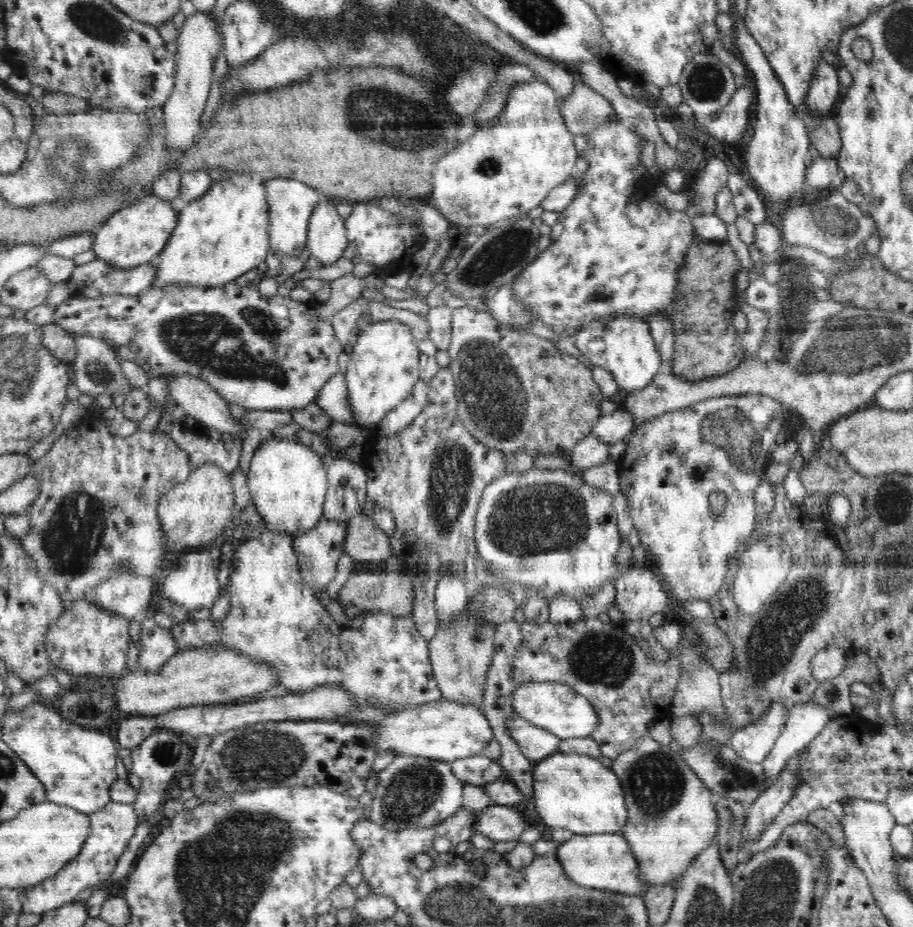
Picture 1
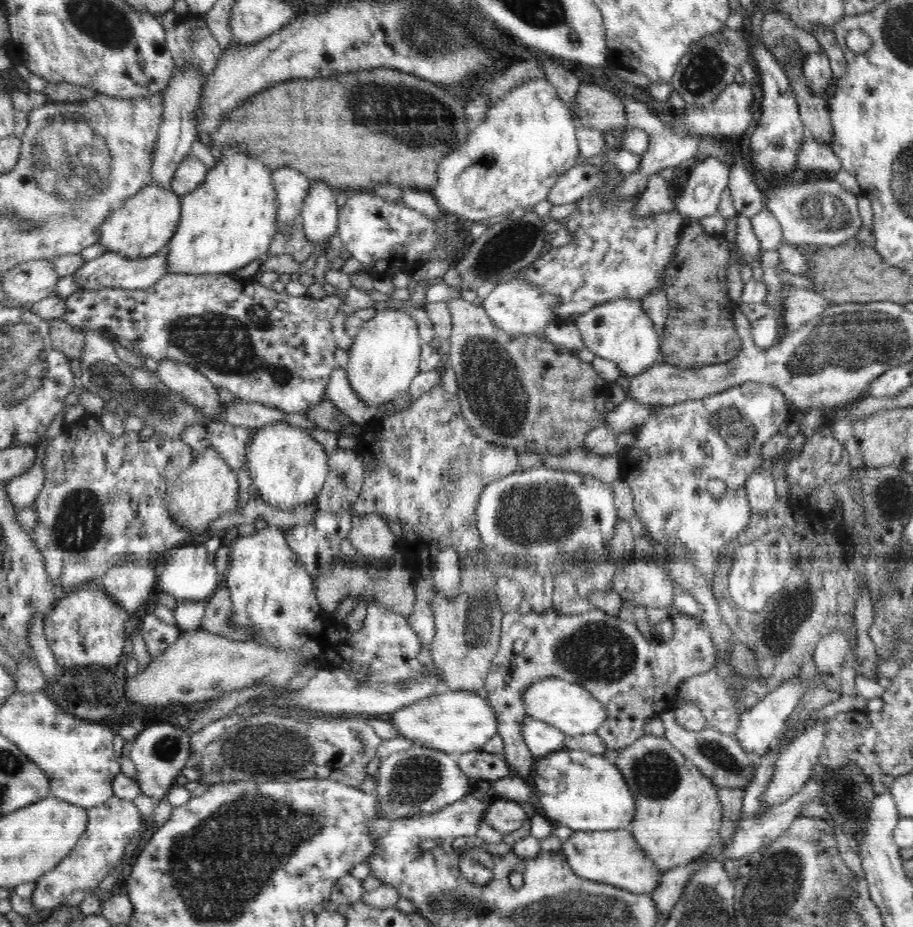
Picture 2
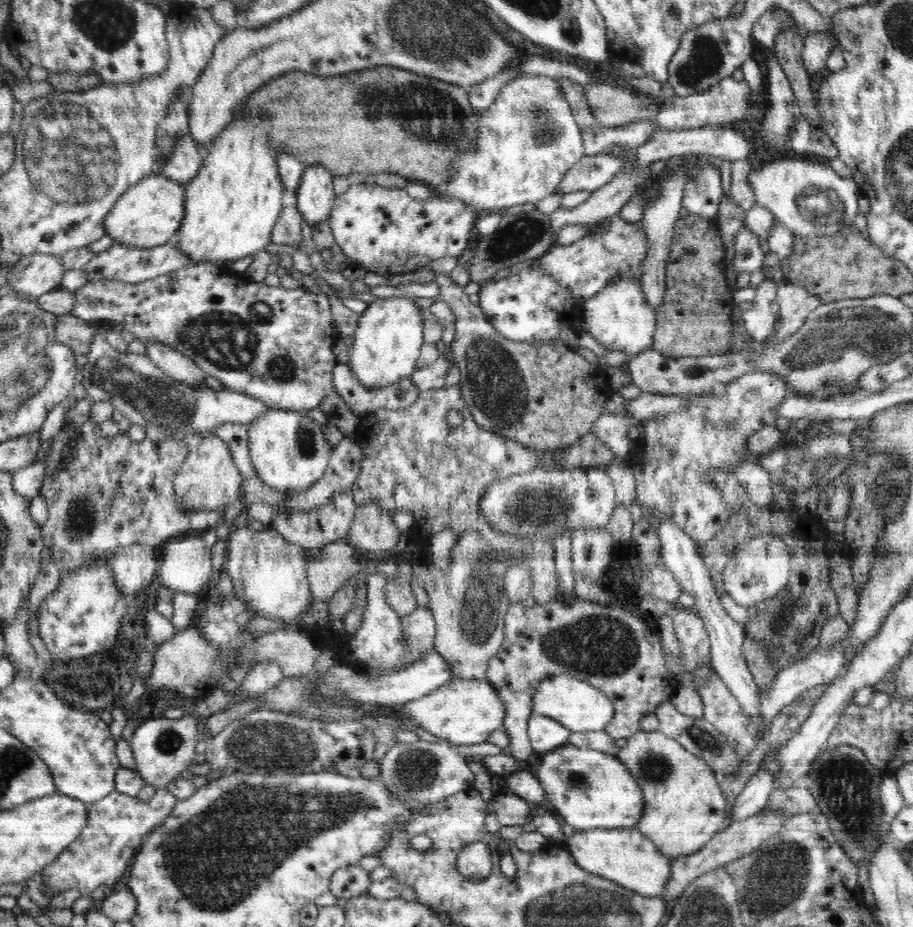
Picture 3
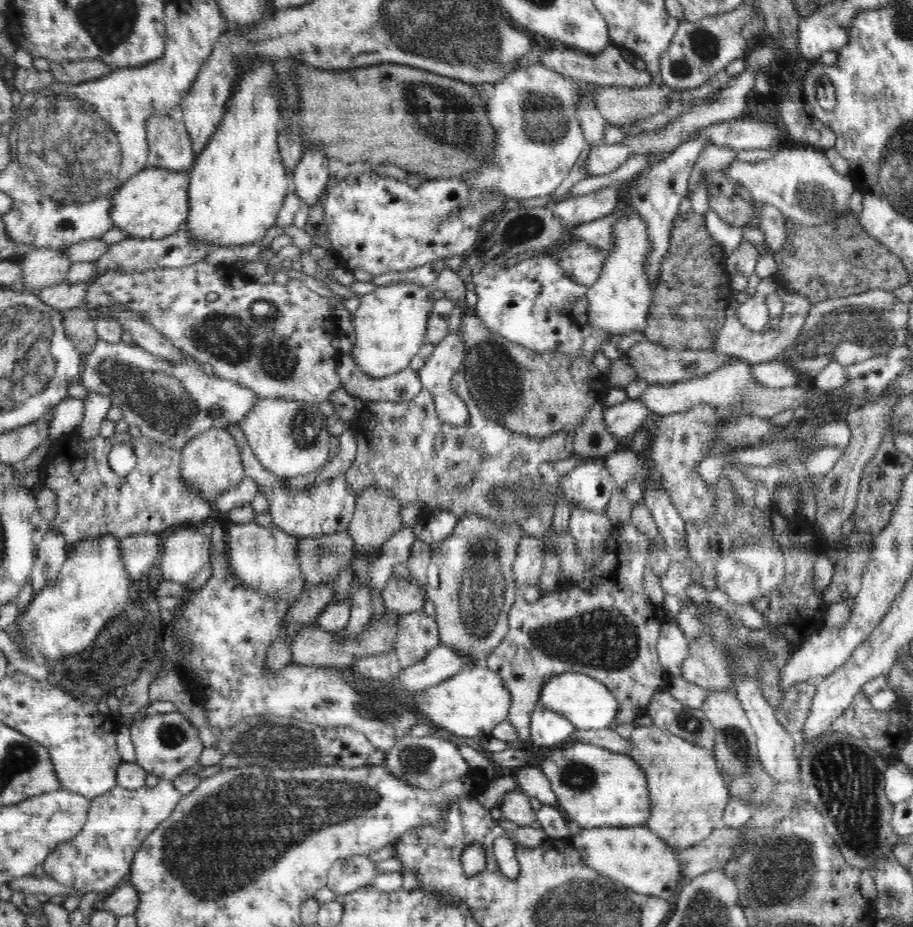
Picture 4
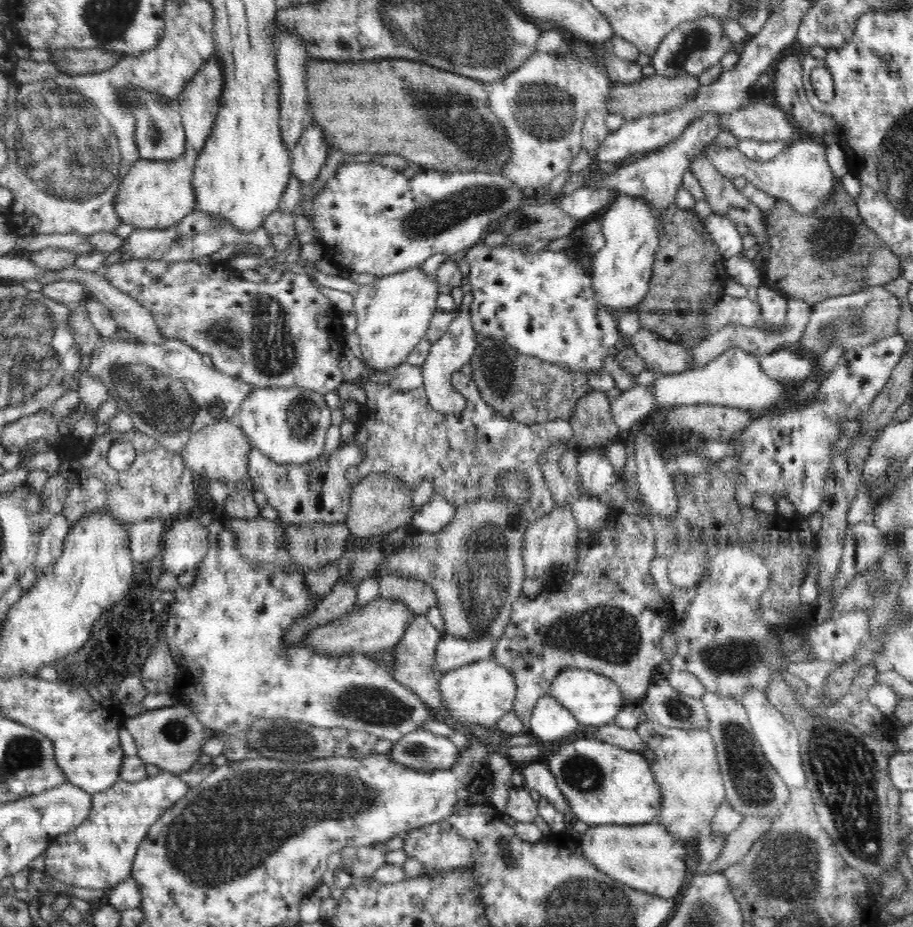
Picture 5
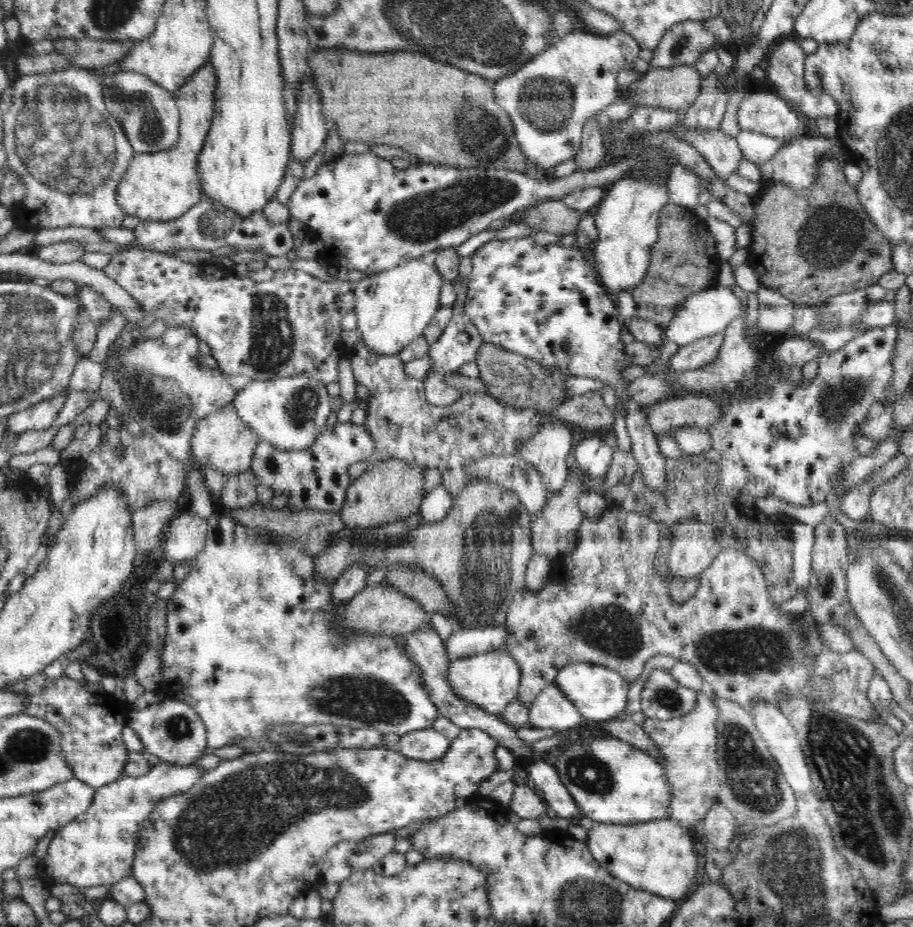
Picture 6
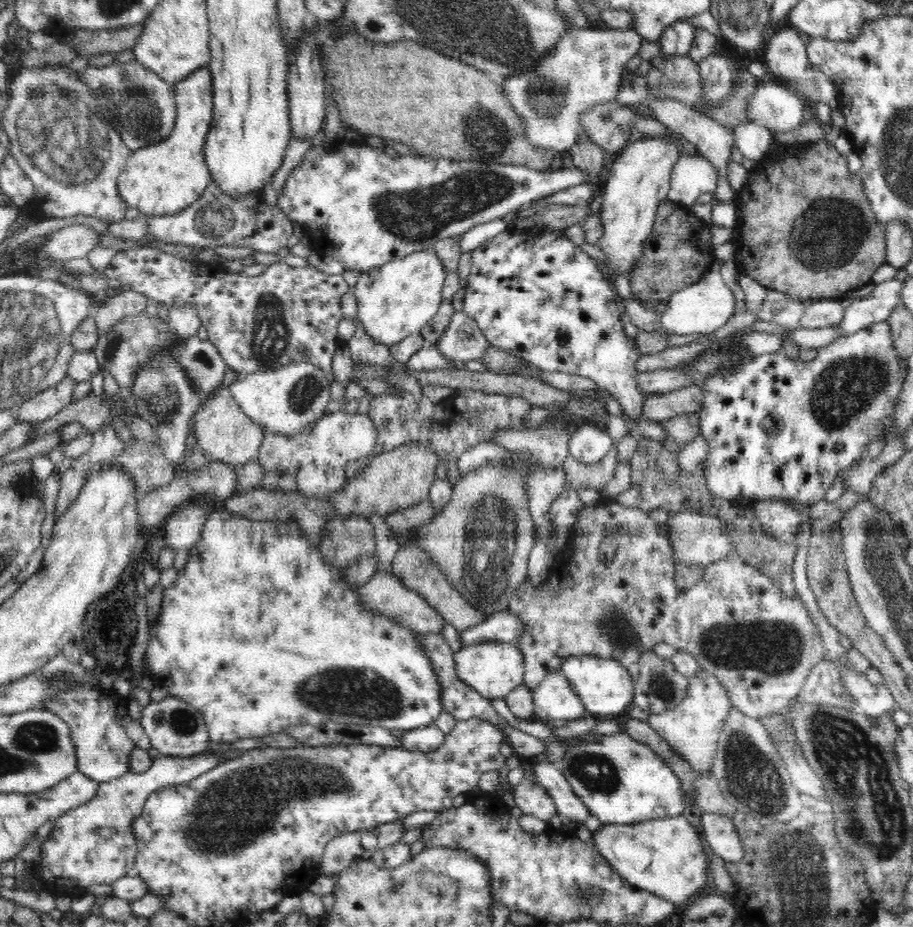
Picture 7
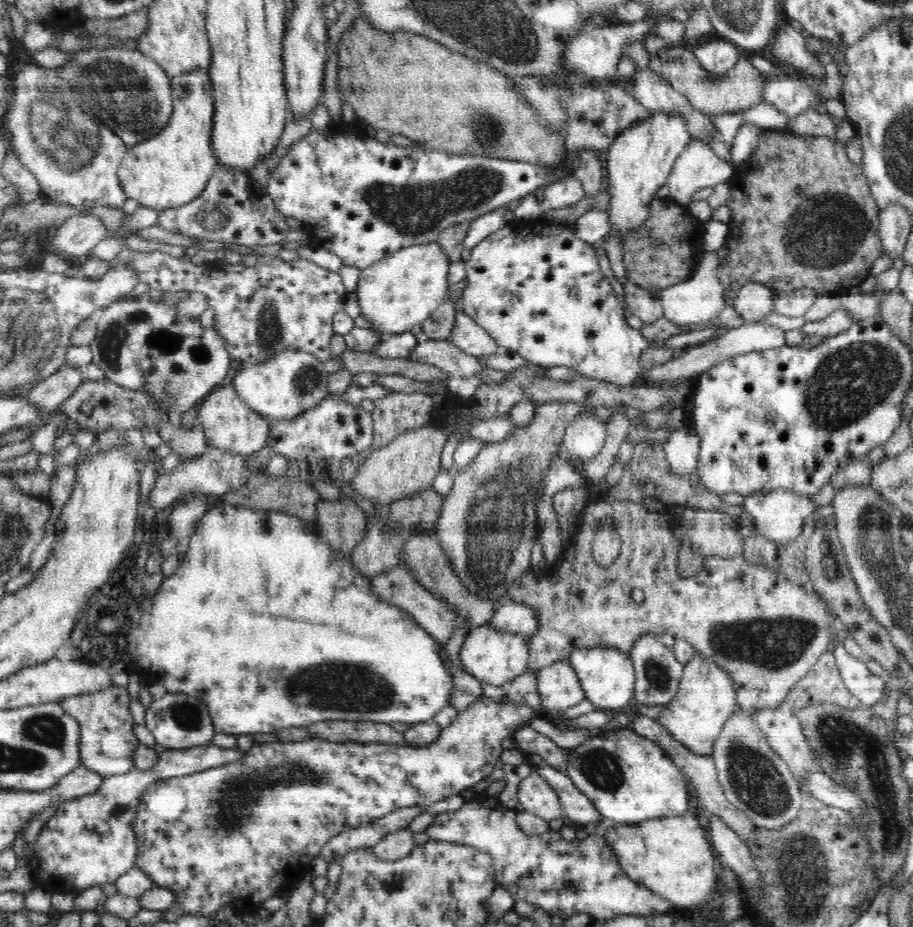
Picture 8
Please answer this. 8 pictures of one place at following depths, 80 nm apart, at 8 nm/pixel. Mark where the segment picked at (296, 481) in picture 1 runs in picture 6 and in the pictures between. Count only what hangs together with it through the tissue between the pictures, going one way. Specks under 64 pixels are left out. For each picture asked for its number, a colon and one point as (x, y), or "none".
2: (288, 467)
3: (289, 451)
4: (290, 438)
5: (288, 424)
6: (290, 413)

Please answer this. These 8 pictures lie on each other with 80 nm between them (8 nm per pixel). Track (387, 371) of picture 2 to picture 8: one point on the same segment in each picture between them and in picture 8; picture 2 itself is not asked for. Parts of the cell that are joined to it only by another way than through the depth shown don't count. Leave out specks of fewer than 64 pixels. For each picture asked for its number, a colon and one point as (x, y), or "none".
3: (388, 339)
4: (390, 324)
5: (394, 312)
6: (394, 307)
7: (397, 300)
8: (405, 288)

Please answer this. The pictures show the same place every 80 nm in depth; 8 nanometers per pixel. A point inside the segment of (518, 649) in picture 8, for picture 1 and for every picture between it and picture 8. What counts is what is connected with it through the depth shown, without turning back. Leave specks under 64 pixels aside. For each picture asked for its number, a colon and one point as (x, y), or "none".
1: (445, 730)
2: (454, 722)
3: (465, 711)
4: (472, 702)
5: (480, 693)
6: (491, 680)
7: (493, 668)

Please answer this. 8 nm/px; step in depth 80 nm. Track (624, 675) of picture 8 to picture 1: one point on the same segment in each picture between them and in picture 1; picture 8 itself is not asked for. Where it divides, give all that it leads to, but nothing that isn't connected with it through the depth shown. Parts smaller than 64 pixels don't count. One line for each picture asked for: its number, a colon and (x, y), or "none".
1: (554, 706)
2: (565, 705)
3: (578, 705)
4: (588, 704)
5: (595, 700)
6: (600, 694)
7: (606, 688)

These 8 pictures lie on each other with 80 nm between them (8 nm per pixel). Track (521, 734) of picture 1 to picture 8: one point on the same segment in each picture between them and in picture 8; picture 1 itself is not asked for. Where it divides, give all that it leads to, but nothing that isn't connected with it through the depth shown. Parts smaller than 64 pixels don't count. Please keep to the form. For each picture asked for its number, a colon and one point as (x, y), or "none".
2: (542, 738)
3: (546, 734)
4: (547, 728)
5: (550, 720)
6: (550, 709)
7: (554, 698)
8: (558, 685)

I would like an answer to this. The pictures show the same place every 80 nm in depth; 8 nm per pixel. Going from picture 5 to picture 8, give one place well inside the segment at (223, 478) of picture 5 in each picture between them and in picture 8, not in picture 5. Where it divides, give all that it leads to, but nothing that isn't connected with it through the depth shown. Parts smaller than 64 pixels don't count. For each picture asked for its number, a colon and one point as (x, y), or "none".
6: (220, 439)
7: (223, 431)
8: (229, 424)

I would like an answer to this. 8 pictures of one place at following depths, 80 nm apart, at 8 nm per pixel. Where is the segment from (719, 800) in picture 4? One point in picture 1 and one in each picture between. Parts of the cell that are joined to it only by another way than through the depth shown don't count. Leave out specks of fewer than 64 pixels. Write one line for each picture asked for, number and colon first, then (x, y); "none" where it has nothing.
1: (672, 817)
2: (678, 815)
3: (685, 806)

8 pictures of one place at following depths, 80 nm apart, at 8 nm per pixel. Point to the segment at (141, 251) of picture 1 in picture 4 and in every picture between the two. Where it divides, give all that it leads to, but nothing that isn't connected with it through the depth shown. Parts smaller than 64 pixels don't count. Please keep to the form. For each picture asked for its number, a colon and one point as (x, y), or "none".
2: (143, 225)
3: (148, 214)
4: (153, 203)

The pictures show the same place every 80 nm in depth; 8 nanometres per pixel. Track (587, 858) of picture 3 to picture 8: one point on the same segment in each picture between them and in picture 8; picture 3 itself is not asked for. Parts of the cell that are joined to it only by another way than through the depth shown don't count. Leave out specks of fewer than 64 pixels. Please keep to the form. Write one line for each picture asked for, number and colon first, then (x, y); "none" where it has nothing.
4: (636, 857)
5: (647, 857)
6: (658, 856)
7: (665, 856)
8: (671, 856)

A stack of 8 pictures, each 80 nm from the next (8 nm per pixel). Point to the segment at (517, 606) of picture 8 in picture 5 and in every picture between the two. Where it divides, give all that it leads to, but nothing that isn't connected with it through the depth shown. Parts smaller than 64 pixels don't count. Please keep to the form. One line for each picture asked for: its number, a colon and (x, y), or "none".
5: (452, 652)
6: (463, 642)
7: (505, 626)

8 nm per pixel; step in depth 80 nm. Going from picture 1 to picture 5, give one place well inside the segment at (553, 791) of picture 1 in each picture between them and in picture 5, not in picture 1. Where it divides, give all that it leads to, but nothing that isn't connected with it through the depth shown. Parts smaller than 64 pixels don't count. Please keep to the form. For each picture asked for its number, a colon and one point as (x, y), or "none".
2: (586, 792)
3: (586, 788)
4: (596, 787)
5: (604, 784)

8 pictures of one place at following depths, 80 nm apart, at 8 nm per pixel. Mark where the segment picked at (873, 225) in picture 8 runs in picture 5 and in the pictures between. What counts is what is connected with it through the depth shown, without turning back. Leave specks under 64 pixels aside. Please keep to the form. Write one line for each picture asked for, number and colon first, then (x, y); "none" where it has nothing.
5: (831, 252)
6: (810, 246)
7: (806, 228)

